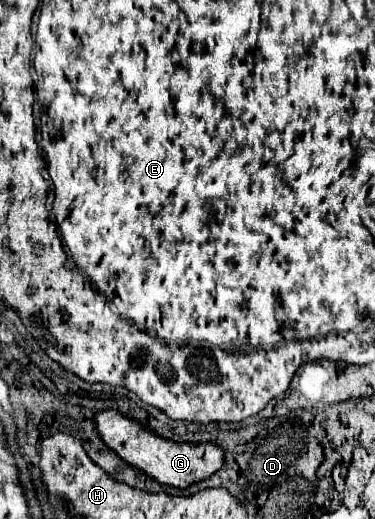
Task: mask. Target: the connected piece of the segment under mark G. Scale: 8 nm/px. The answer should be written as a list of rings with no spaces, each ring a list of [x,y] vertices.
[[[104,409],[94,415],[96,431],[100,439],[110,447],[120,459],[124,459],[128,465],[144,471],[146,475],[154,477],[162,485],[172,485],[172,487],[188,487],[192,483],[204,481],[210,475],[214,475],[222,463],[224,463],[224,451],[214,445],[214,443],[174,443],[158,437],[156,433],[144,429],[142,425],[134,423],[132,419],[120,415],[114,409]]]

